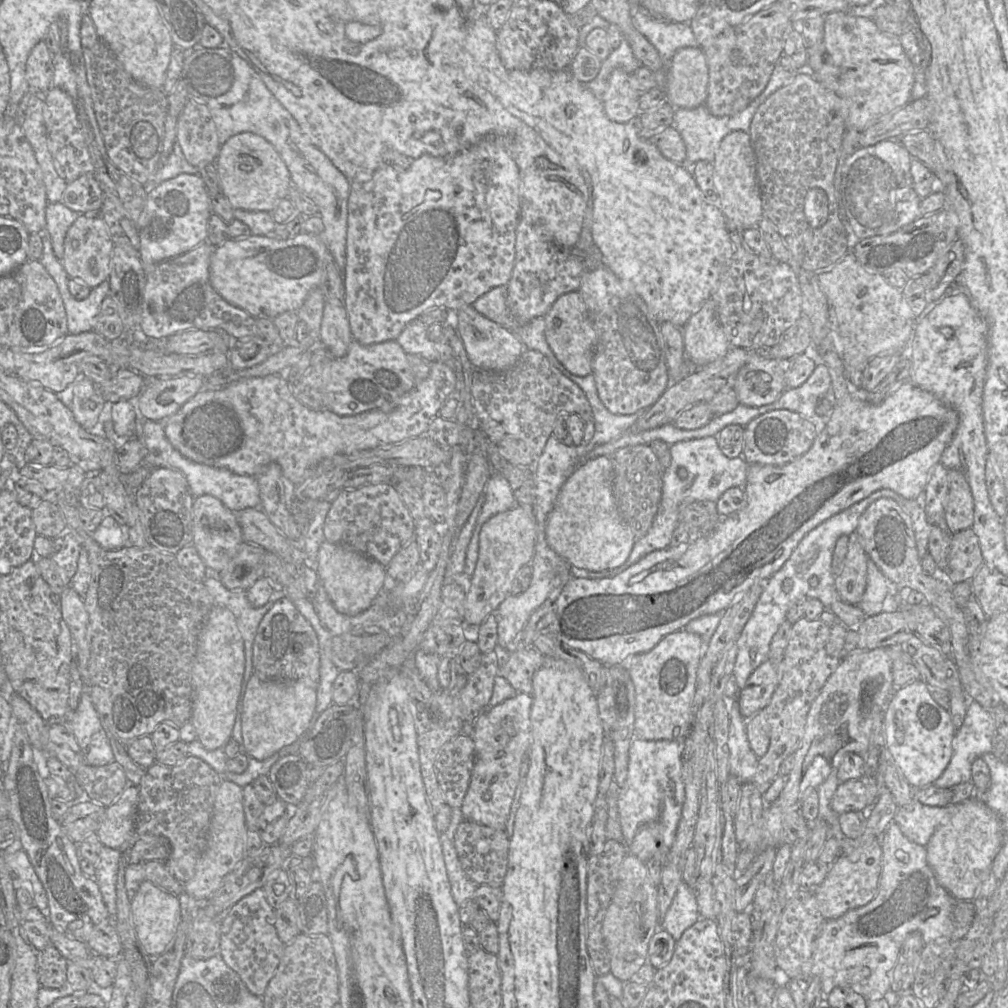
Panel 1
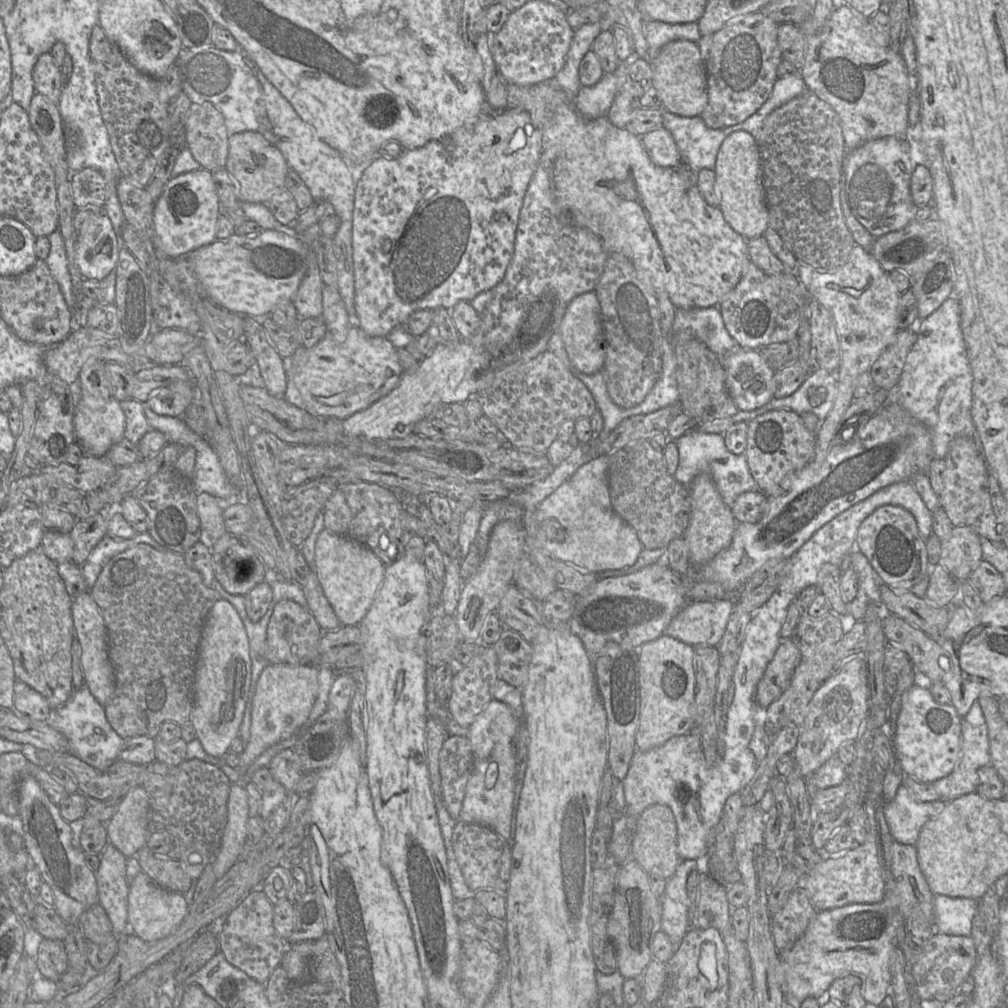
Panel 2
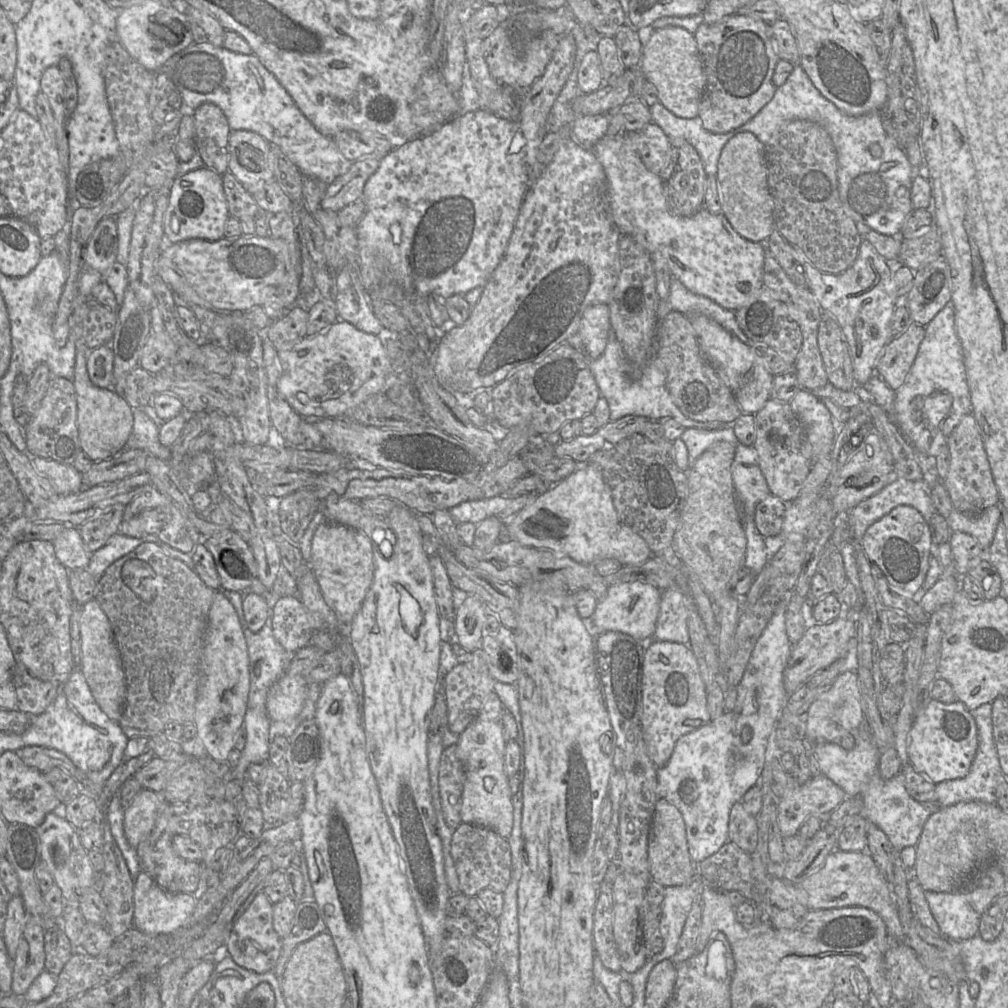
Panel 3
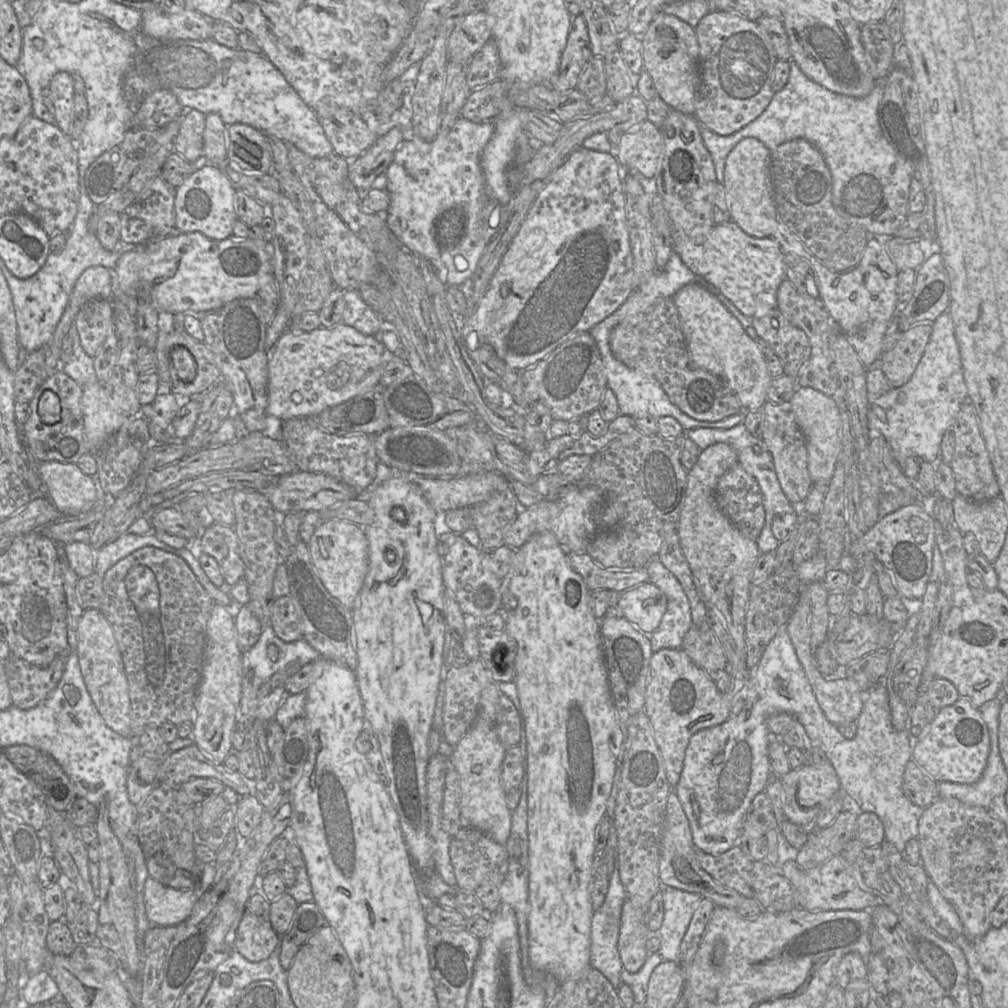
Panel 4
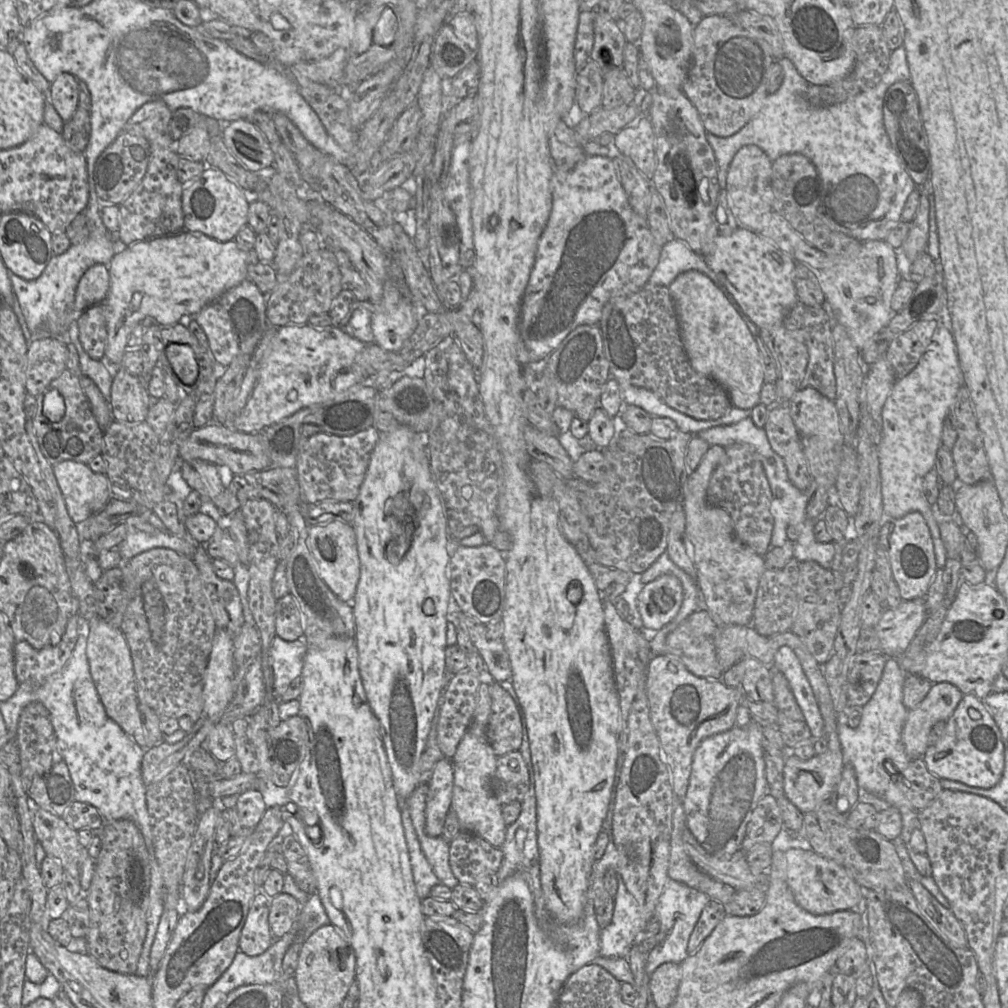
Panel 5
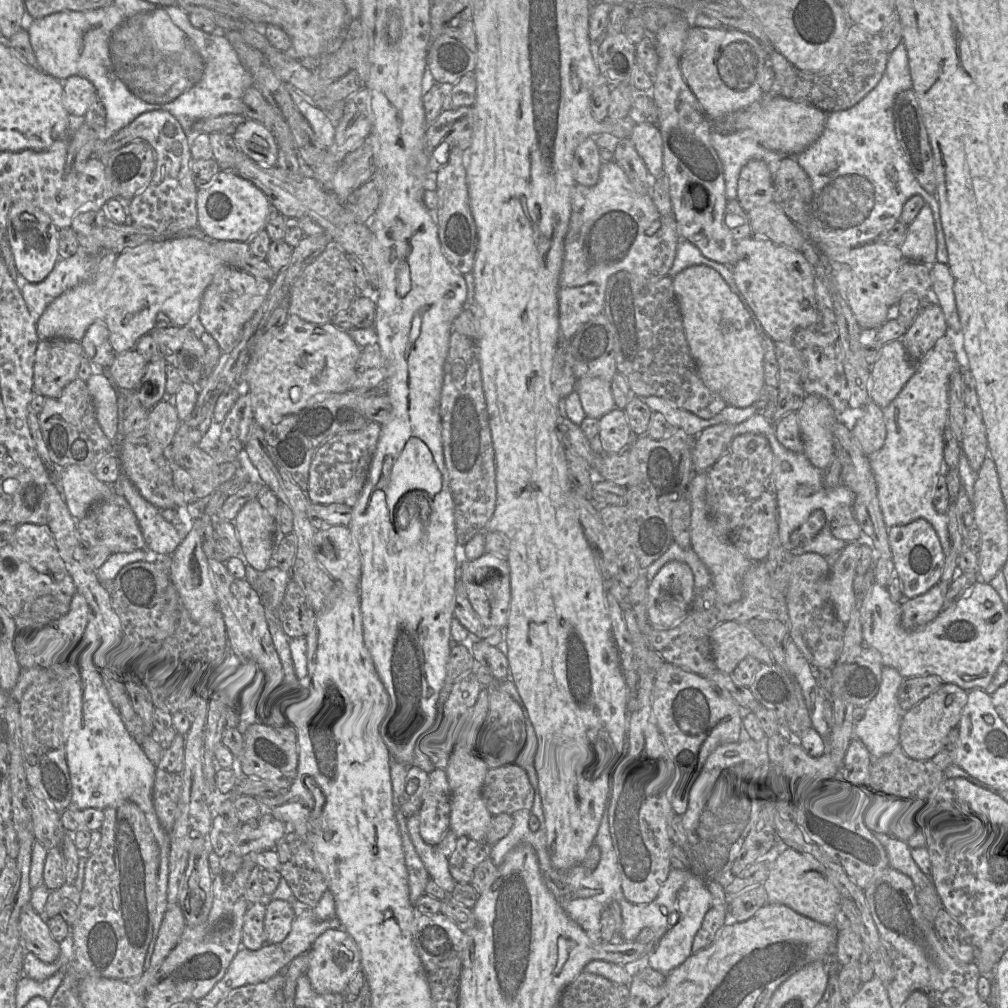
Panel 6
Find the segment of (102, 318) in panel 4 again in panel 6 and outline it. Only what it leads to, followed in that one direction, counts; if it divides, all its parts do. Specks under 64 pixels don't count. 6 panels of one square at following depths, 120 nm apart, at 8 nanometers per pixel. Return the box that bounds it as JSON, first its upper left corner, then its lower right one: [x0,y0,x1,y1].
[79,323,116,369]

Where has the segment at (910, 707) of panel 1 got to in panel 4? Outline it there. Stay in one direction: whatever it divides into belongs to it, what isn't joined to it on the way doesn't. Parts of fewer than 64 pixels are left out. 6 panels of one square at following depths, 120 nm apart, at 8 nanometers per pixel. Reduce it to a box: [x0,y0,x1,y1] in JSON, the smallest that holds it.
[911,697,989,784]

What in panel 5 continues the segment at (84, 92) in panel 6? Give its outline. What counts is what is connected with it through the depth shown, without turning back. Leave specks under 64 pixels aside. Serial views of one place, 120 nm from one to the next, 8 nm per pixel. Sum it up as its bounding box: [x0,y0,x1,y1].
[50,73,79,122]

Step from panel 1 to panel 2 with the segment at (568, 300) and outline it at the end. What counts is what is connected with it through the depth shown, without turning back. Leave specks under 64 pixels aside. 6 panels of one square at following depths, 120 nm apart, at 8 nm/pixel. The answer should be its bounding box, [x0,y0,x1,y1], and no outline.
[558,292,604,374]

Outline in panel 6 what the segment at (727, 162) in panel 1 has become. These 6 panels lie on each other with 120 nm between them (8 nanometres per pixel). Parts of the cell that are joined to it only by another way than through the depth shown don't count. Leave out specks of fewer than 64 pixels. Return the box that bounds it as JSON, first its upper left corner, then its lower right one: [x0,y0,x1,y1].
[736,159,773,213]

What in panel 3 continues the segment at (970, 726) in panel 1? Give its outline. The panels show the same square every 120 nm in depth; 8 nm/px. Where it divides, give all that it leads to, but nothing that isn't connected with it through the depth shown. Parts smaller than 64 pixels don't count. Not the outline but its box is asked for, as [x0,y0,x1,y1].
[936,702,1003,807]

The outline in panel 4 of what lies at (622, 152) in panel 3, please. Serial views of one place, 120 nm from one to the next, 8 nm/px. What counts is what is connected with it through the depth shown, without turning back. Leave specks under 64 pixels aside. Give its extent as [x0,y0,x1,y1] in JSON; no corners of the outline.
[671,220,786,317]

